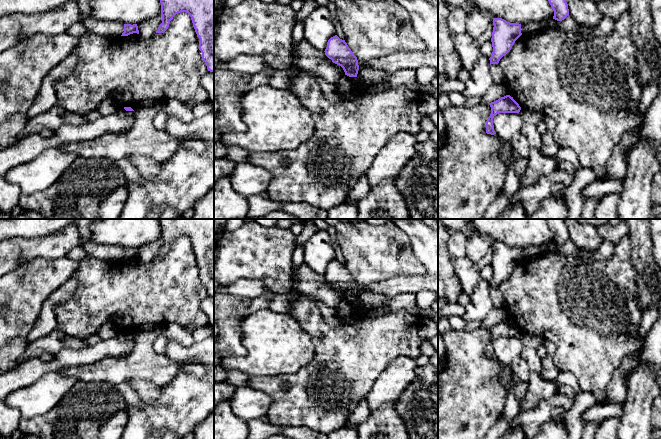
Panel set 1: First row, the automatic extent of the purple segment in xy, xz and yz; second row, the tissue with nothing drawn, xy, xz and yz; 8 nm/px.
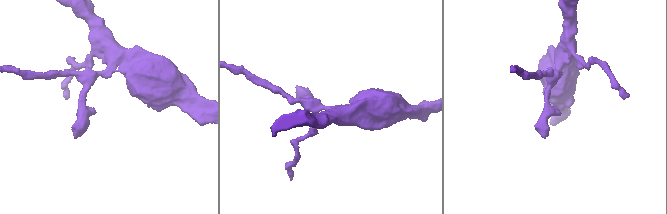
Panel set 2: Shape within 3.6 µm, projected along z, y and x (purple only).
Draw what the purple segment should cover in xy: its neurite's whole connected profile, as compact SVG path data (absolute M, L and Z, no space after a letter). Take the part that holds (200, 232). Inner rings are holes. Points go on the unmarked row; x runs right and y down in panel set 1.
M159 219L159 221L162 247L156 257L164 257L176 238L188 237L200 263L201 281L208 295L214 296L214 219Z

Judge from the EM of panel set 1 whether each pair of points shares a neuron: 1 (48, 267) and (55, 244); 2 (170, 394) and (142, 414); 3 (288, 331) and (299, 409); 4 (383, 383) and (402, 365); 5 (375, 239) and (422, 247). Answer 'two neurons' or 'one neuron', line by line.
1: two neurons
2: one neuron
3: two neurons
4: one neuron
5: two neurons

